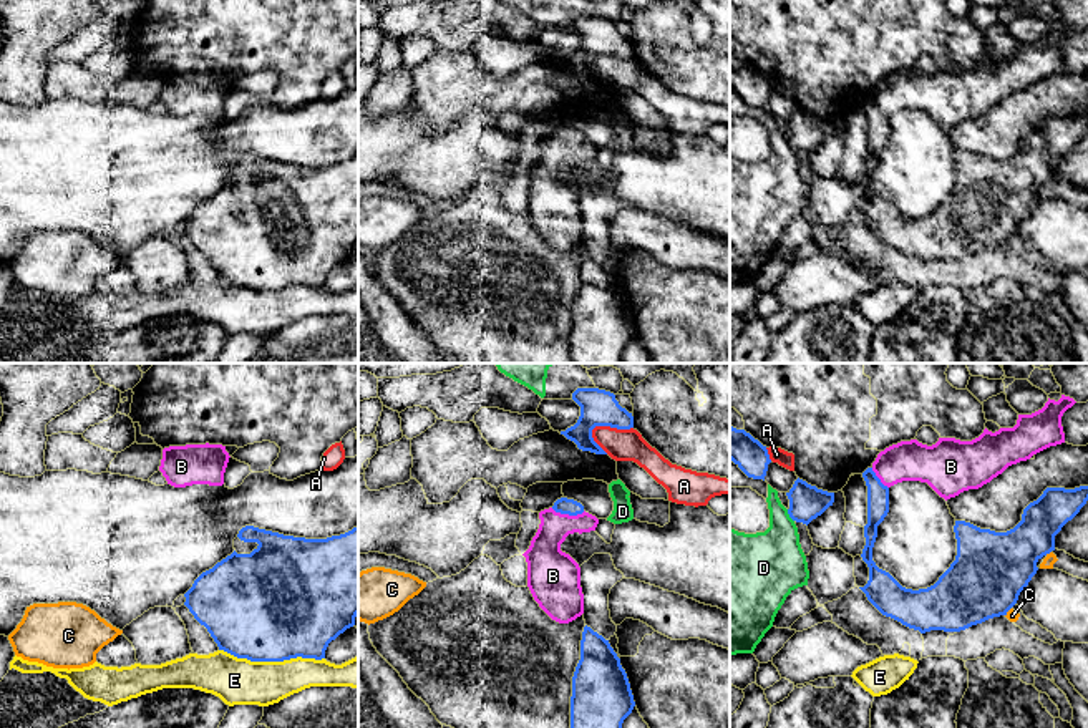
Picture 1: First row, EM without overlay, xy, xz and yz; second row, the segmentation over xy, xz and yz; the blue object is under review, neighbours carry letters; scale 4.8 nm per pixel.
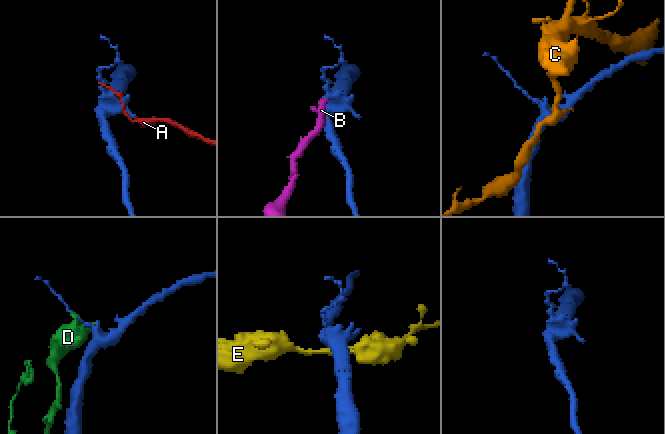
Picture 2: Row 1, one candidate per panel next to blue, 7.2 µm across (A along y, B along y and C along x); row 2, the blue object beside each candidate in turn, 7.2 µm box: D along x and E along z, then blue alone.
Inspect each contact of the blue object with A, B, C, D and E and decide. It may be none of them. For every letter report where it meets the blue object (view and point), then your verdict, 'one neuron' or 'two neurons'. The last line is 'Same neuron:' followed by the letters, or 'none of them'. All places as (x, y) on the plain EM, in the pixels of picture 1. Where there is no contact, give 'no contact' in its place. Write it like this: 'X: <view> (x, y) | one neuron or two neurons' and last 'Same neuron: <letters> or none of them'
A: xz (609, 53) | two neurons
B: xz (568, 141) | one neuron
C: yz (1047, 181) | two neurons
D: yz (790, 145) | two neurons
E: xy (272, 289) | two neurons
Same neuron: B

